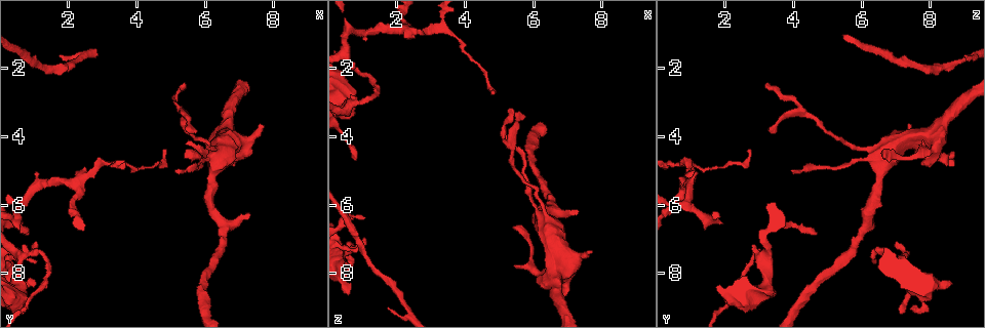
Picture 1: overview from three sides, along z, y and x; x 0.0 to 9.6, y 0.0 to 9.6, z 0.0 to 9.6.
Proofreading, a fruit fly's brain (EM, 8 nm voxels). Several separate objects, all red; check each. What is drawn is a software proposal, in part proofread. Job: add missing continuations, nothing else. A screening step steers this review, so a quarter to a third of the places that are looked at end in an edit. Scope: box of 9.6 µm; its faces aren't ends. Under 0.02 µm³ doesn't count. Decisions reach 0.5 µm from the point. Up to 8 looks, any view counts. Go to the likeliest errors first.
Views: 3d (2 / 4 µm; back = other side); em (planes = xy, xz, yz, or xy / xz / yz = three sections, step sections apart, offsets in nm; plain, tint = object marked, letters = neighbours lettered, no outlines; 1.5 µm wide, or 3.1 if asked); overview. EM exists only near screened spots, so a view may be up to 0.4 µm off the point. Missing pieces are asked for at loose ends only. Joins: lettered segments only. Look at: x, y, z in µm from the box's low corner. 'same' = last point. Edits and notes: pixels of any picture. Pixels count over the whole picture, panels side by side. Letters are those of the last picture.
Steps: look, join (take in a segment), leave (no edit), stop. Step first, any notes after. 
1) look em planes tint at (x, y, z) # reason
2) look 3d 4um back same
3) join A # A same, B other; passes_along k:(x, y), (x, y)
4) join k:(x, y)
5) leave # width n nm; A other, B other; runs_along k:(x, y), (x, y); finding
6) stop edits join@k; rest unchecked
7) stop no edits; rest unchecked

look em planes letters at (0.90, 8.20, 7.20)

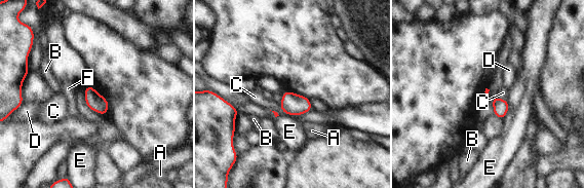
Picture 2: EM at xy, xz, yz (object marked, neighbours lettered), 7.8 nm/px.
leave # A other, B other, C other, D other, E other, F other; border 2:(312, 109), (299, 115), (289, 115); none of them fits

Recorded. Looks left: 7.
look 3d 4um back at (5.35, 2.40, 3.25) # tapers out

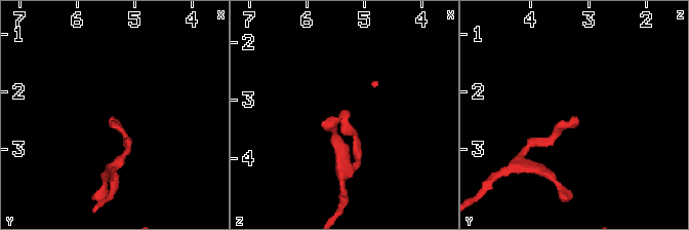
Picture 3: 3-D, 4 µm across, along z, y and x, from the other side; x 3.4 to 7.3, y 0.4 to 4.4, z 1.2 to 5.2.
look em xz step 8 tint at (5.35, 2.40, 3.20) # now the EM

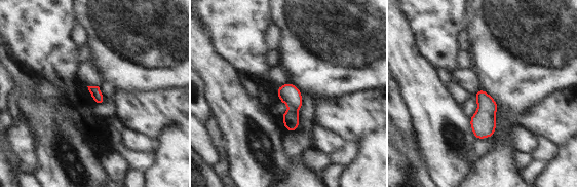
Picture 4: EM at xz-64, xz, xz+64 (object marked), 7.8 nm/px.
look em yz step 4 letters same # another direction

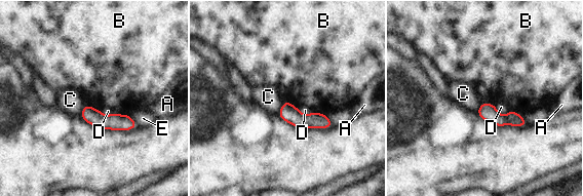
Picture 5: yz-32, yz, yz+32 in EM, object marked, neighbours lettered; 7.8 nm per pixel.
leave # longest_contact B 160 nm; A other, B other, C other, D other, E other; none of them fits

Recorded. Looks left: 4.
look 3d 4um at (7.35, 6.25, 6.20) # an open end

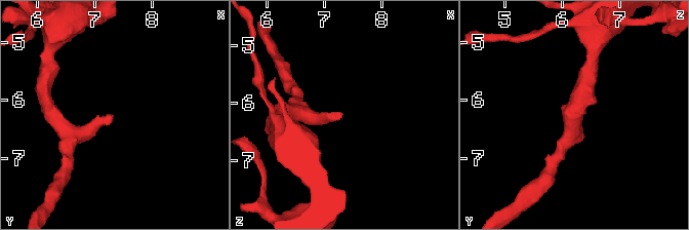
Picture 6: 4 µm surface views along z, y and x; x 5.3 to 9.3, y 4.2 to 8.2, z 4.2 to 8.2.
look em planes letters at (7.30, 6.25, 6.15)

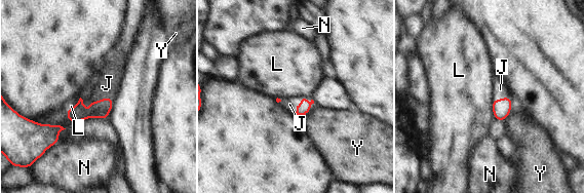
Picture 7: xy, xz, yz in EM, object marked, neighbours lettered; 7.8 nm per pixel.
join J # J same, L other, N other, Y other; passes_along 7:(101, 109), (88, 104), (107, 83); it goes on there

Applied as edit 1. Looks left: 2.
stop edits join@7; rest unchecked

